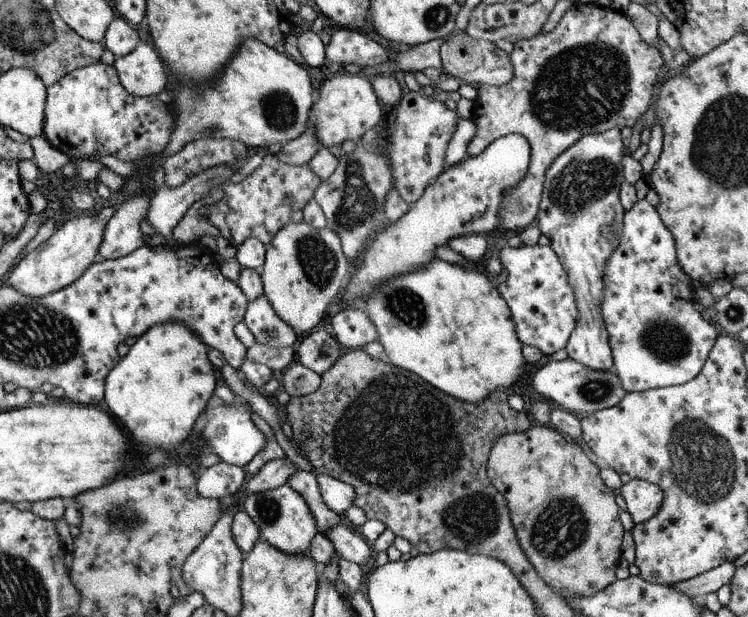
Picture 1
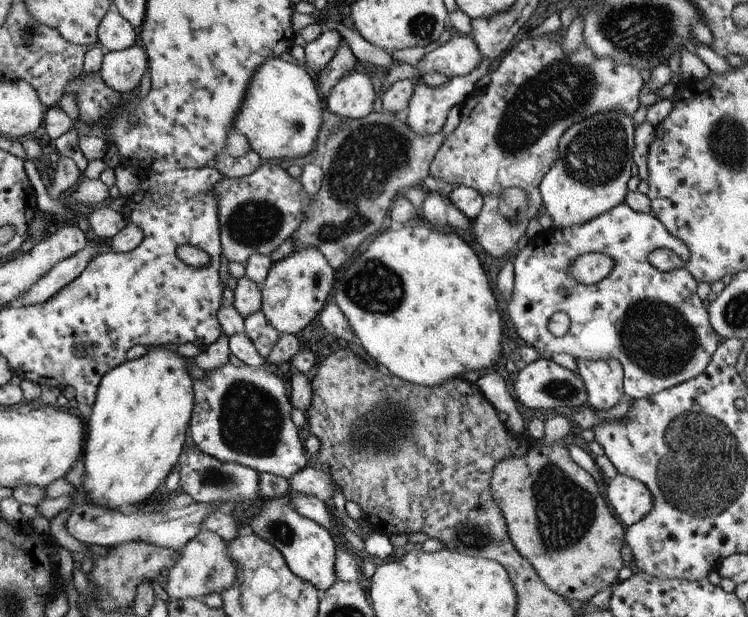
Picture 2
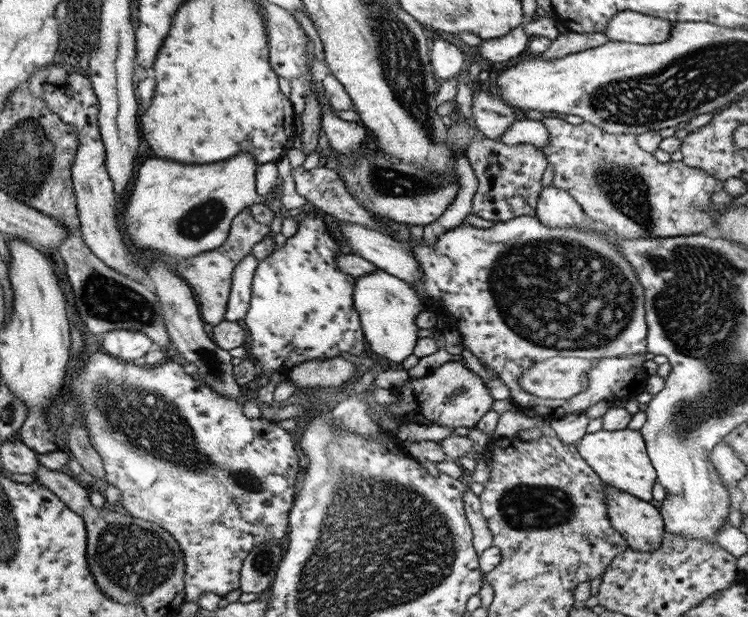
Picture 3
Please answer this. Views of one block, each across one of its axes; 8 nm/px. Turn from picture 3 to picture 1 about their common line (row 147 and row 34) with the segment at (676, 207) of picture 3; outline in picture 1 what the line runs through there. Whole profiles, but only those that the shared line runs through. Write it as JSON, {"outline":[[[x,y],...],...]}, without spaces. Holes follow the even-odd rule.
{"outline":[[[573,2],[573,4],[567,8],[567,12],[563,13],[563,16],[561,16],[559,22],[557,22],[557,26],[551,29],[551,32],[539,33],[537,36],[529,38],[529,40],[516,40],[512,42],[512,45],[513,50],[511,50],[508,56],[509,60],[511,60],[511,66],[513,66],[513,78],[511,78],[507,84],[503,84],[503,86],[487,86],[486,84],[482,84],[476,89],[477,98],[475,102],[472,102],[473,114],[471,114],[470,117],[473,124],[475,124],[475,134],[473,134],[473,138],[471,138],[471,141],[467,144],[467,150],[465,150],[466,157],[473,158],[473,156],[477,156],[484,148],[487,148],[491,142],[505,135],[519,134],[528,140],[530,146],[530,163],[528,164],[527,172],[525,172],[525,176],[521,178],[521,182],[519,182],[517,186],[505,190],[505,194],[503,194],[503,204],[501,204],[501,212],[499,212],[498,228],[501,232],[505,230],[505,233],[508,235],[518,233],[535,221],[541,190],[543,188],[544,172],[560,152],[569,148],[571,144],[577,142],[582,136],[597,136],[597,134],[601,134],[601,132],[605,132],[606,130],[621,130],[623,127],[632,128],[636,120],[643,116],[649,105],[649,98],[653,84],[656,82],[657,71],[663,64],[659,49],[655,48],[655,46],[647,46],[647,44],[641,40],[639,32],[633,28],[633,24],[631,24],[631,20],[628,19],[626,14],[621,14],[621,12],[617,12],[617,10],[613,10],[610,7],[599,6],[595,3],[581,4],[579,2]]]}

